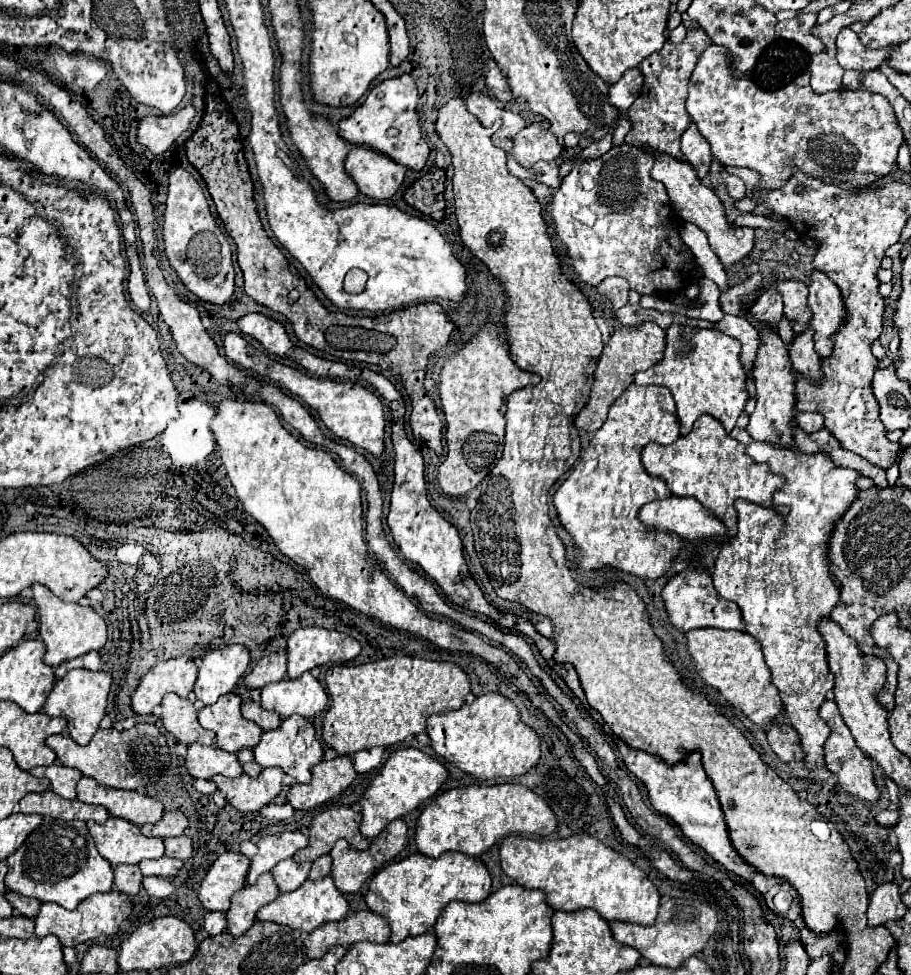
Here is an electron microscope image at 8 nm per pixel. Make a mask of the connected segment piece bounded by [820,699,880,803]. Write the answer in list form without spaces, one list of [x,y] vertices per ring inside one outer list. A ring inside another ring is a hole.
[[[826,699],[820,707],[820,717],[828,723],[828,727],[832,729],[830,733],[830,739],[826,741],[826,747],[824,747],[824,759],[826,759],[826,767],[828,771],[836,773],[838,775],[838,783],[840,787],[850,793],[852,797],[858,797],[862,801],[876,801],[880,797],[876,785],[874,785],[874,775],[872,775],[872,759],[864,755],[864,751],[860,747],[856,747],[856,741],[854,737],[850,735],[846,723],[842,721],[842,715],[838,711],[838,705],[832,701],[832,699]]]

